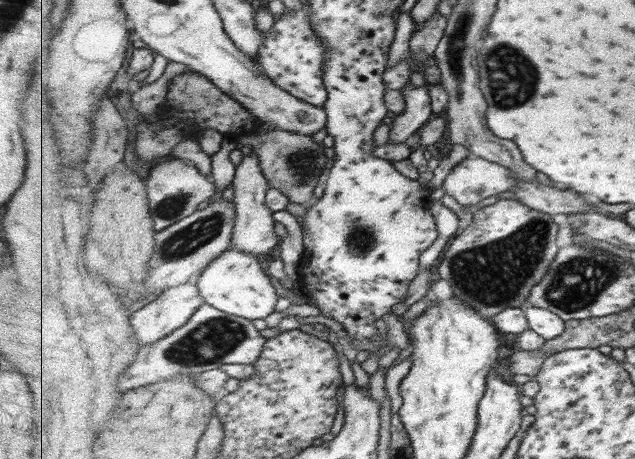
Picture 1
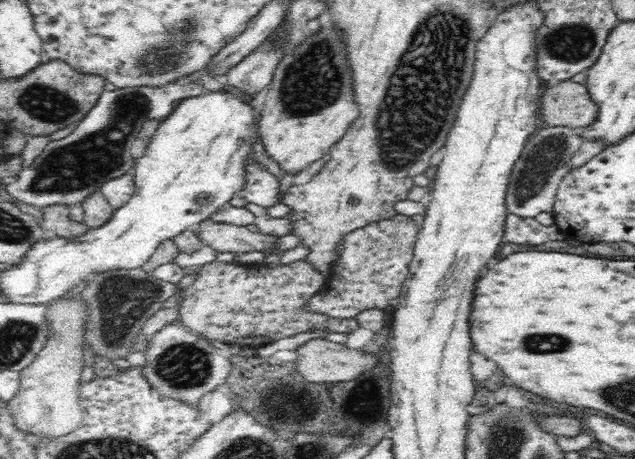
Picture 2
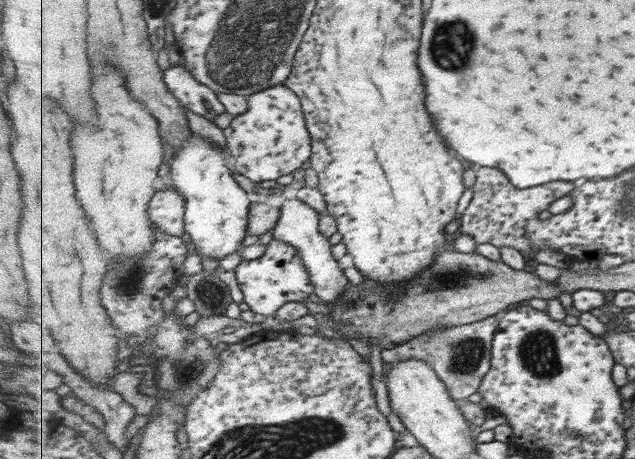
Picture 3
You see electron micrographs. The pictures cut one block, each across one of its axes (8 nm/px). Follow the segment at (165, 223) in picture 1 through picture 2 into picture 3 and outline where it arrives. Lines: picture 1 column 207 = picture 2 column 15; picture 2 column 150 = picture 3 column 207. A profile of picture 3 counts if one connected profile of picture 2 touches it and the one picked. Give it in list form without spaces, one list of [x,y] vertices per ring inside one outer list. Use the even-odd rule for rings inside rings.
[[[184,65],[169,67],[164,71],[164,81],[183,107],[213,122],[219,114],[227,112],[219,100],[218,92],[198,78]]]

